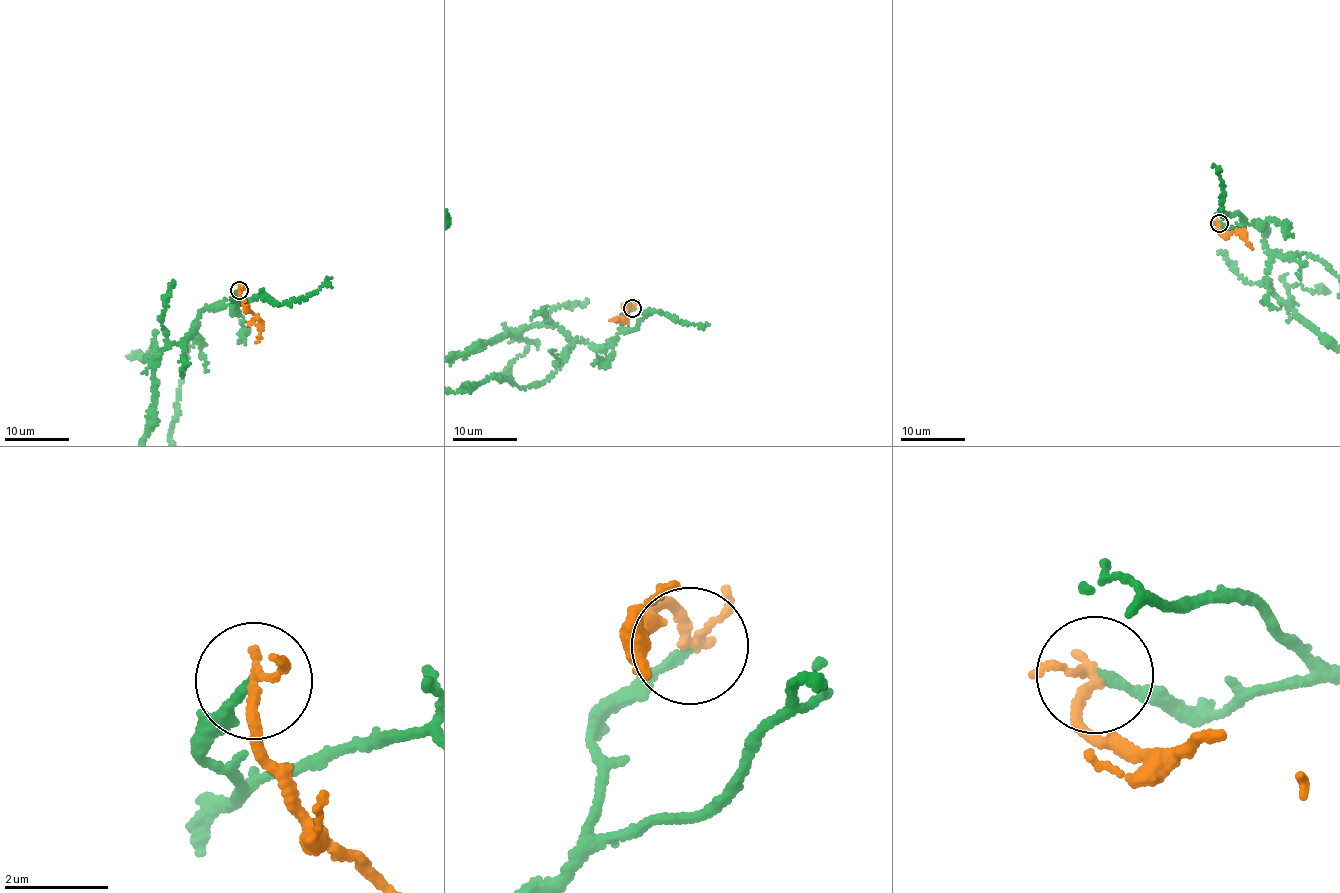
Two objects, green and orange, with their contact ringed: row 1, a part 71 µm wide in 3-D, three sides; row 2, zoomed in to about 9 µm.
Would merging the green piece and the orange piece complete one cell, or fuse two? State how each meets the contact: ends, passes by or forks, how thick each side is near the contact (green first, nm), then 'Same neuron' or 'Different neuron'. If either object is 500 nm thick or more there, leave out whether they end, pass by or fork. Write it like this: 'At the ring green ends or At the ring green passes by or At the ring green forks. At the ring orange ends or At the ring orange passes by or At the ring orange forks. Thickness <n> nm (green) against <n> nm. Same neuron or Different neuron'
At the ring green ends. At the ring orange passes by. Thickness 140 nm (green) against 150 nm. Same neuron

